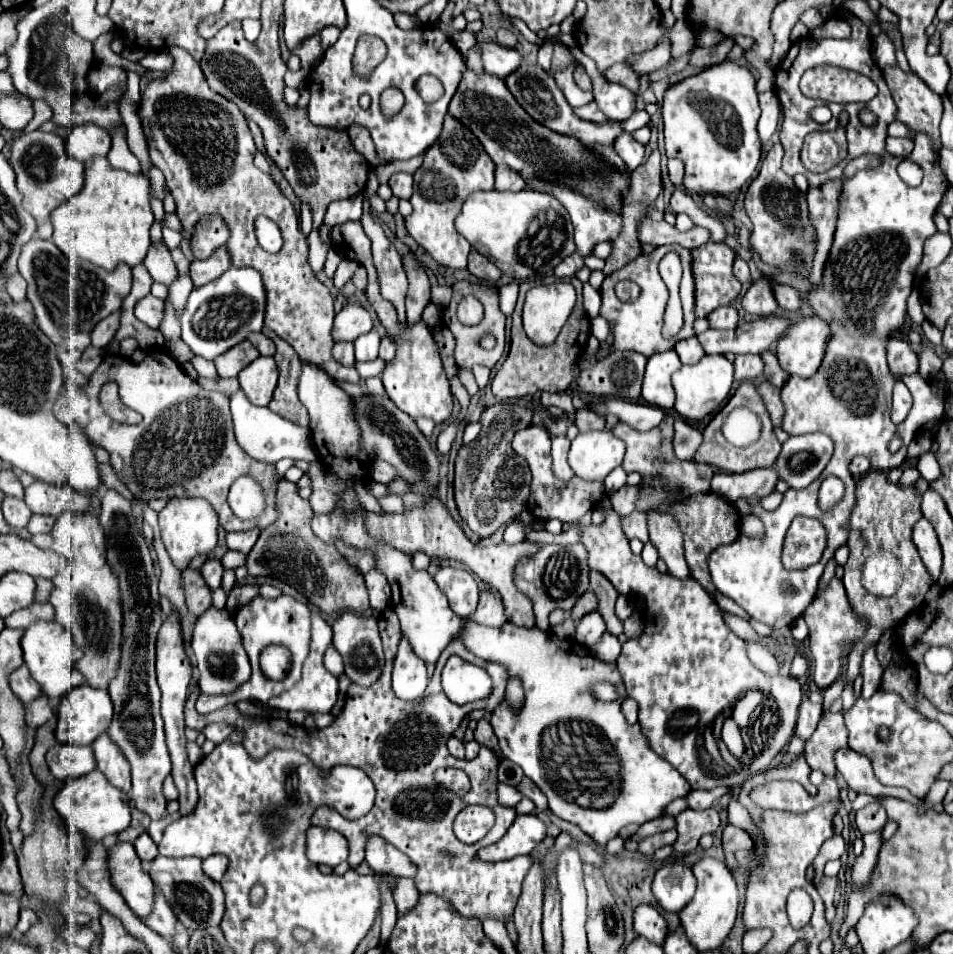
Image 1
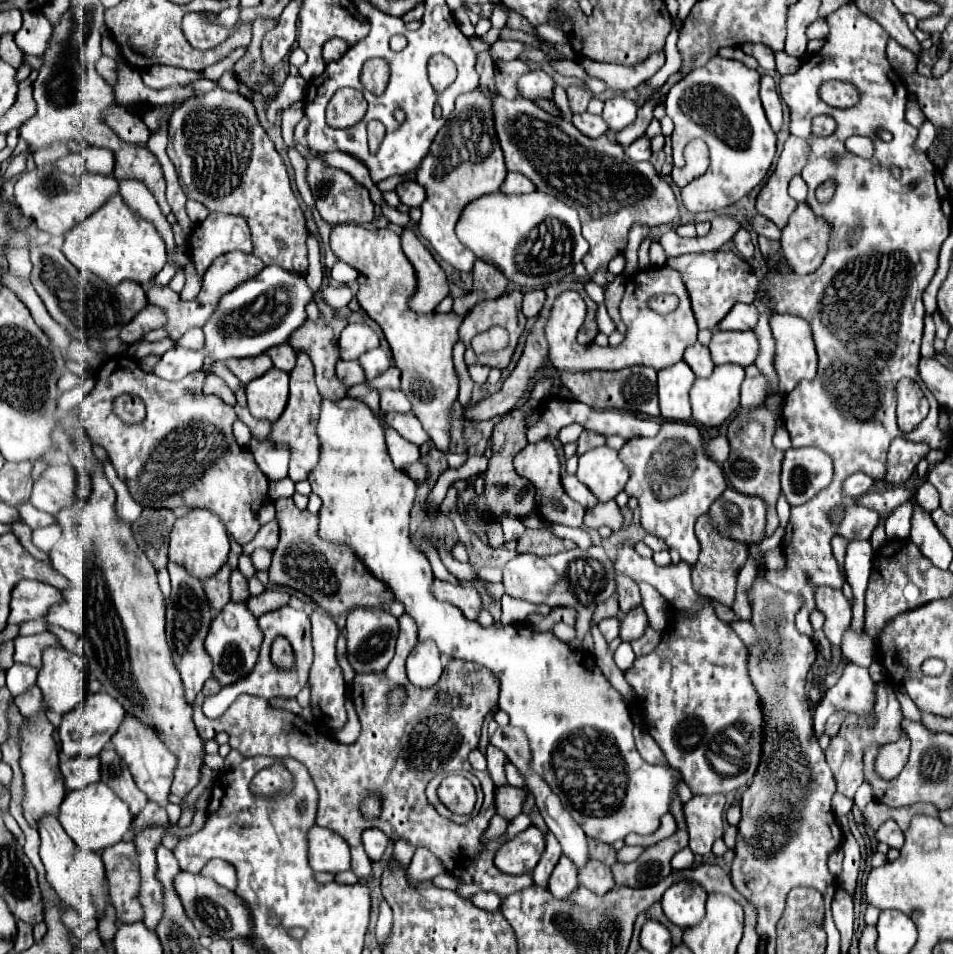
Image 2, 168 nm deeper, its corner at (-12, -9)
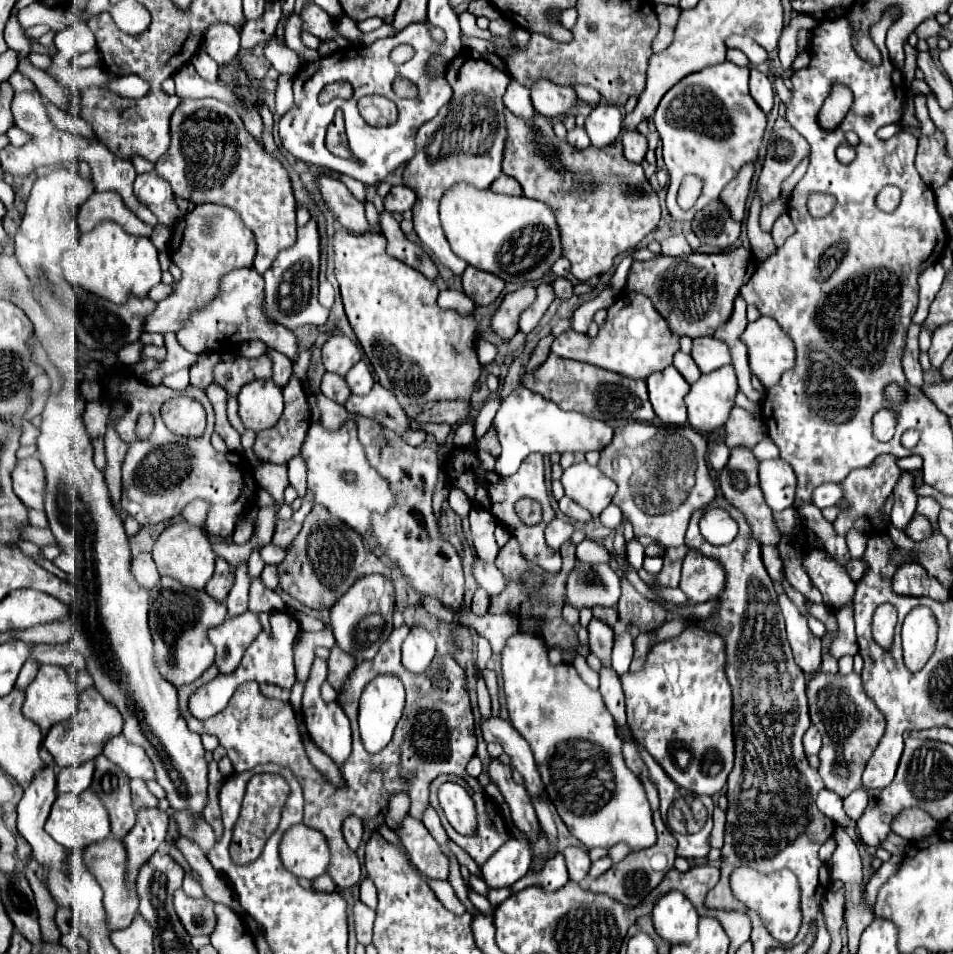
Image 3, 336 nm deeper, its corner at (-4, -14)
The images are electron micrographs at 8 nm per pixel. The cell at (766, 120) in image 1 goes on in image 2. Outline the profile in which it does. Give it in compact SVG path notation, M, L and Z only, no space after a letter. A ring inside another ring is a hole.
M769 74L761 76L761 102L763 102L763 108L765 108L771 128L775 132L779 132L781 120L783 120L783 108L781 108L781 98L779 98L775 80Z

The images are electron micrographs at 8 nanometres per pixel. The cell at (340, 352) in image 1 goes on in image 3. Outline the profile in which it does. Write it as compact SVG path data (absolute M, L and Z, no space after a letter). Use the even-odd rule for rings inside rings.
M325 373L321 379L321 393L325 393L331 401L343 405L347 401L347 397L351 395L349 385L345 383L345 379L337 373Z

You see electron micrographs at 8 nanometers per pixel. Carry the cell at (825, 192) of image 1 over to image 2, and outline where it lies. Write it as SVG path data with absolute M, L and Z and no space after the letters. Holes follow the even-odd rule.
M799 204L791 214L781 234L781 246L787 262L797 274L813 272L821 264L821 258L825 258L829 240L827 228L825 220L817 218L807 204Z

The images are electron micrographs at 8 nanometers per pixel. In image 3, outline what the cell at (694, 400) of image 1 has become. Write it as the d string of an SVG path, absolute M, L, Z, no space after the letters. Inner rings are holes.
M725 365L713 373L701 375L685 395L689 425L695 431L713 431L725 425L731 407L735 405L737 377L731 365Z

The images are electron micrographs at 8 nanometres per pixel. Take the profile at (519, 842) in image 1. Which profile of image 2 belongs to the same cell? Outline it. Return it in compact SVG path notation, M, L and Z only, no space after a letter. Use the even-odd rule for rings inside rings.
M529 826L513 840L505 842L495 854L495 866L505 874L527 874L537 866L541 852L545 850L545 836L539 828Z

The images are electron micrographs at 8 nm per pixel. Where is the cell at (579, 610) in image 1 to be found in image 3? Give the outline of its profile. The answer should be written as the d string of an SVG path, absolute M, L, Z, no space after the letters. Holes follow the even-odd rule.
M593 607L593 615L601 621L605 621L607 625L615 625L617 623L617 609L609 609L609 607Z

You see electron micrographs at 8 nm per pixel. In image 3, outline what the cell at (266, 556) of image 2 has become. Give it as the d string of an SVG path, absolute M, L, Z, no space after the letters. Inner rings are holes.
M265 545L259 549L259 553L261 553L261 559L265 561L265 565L277 565L285 557L285 549L275 547L275 545Z

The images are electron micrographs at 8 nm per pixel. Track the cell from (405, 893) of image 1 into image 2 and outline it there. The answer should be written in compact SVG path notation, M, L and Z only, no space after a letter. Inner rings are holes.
M419 846L407 872L409 872L409 878L413 884L421 882L421 880L429 880L429 878L435 878L437 874L441 874L445 870L445 866L441 864L439 858L435 858L427 848Z

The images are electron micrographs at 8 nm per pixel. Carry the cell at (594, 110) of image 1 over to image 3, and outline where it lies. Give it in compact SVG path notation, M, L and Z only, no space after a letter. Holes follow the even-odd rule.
M575 127L575 129L567 131L567 141L569 141L573 147L577 147L577 149L585 149L585 147L591 145L585 127Z

